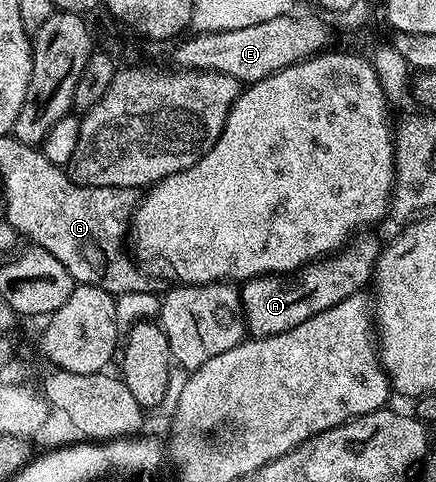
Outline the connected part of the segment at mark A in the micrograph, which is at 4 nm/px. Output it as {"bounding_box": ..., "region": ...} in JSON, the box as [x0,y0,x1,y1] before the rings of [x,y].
{"bounding_box":[239,234,381,337],"region":[[[371,234],[356,235],[338,252],[300,268],[290,278],[272,274],[246,281],[239,294],[246,331],[252,337],[281,334],[293,330],[293,326],[301,326],[301,322],[313,318],[313,314],[321,314],[321,310],[345,302],[350,295],[362,293],[372,283],[381,251],[378,238],[367,235]]]}

